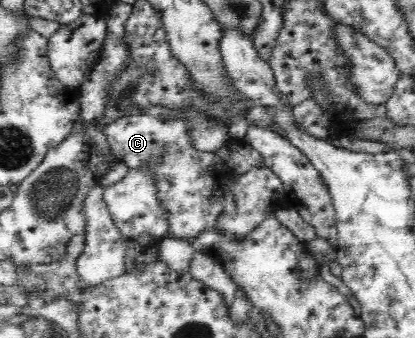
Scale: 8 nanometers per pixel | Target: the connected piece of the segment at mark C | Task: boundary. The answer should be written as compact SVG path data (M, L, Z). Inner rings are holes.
M141 113L139 115L125 116L112 120L103 130L107 137L107 143L111 153L115 155L117 162L125 163L130 169L141 168L147 165L153 169L153 175L157 179L157 195L166 210L169 210L169 230L167 236L189 241L205 229L215 227L218 217L224 210L225 194L232 184L233 171L223 159L213 152L201 152L193 147L193 141L189 137L188 124L185 116L165 119Z

